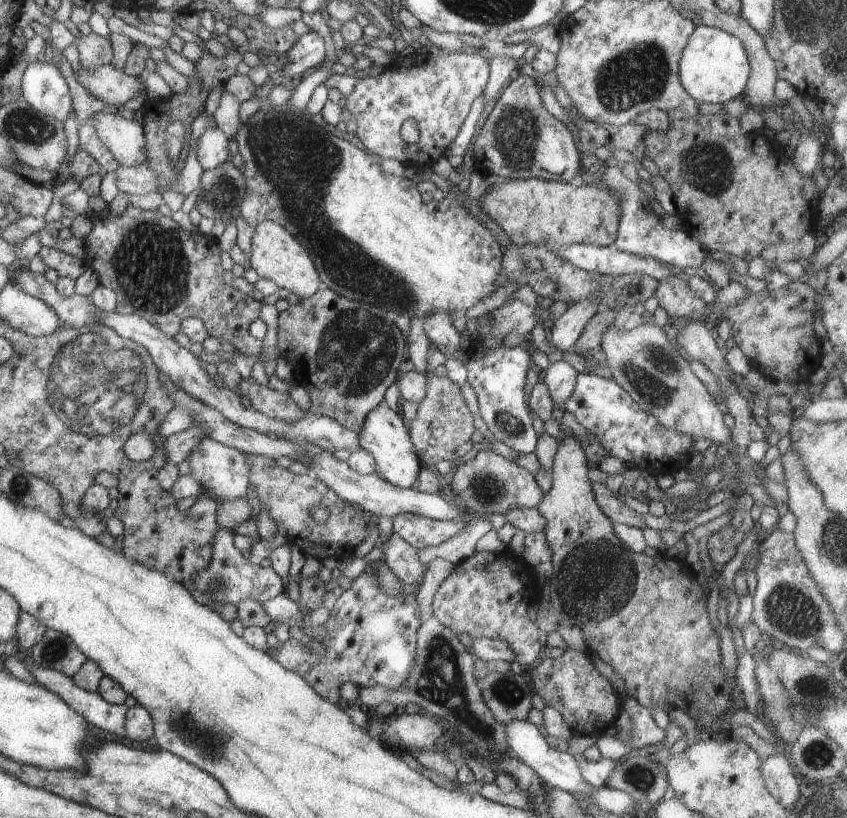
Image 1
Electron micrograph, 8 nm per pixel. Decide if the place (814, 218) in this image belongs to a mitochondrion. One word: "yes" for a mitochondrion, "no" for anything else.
no

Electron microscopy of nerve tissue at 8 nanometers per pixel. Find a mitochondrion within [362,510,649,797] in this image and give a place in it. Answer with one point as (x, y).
(598, 576)

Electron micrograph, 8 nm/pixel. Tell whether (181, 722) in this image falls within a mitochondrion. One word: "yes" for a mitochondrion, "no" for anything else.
yes

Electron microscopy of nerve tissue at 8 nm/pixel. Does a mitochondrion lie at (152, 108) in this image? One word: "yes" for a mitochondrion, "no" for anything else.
no

